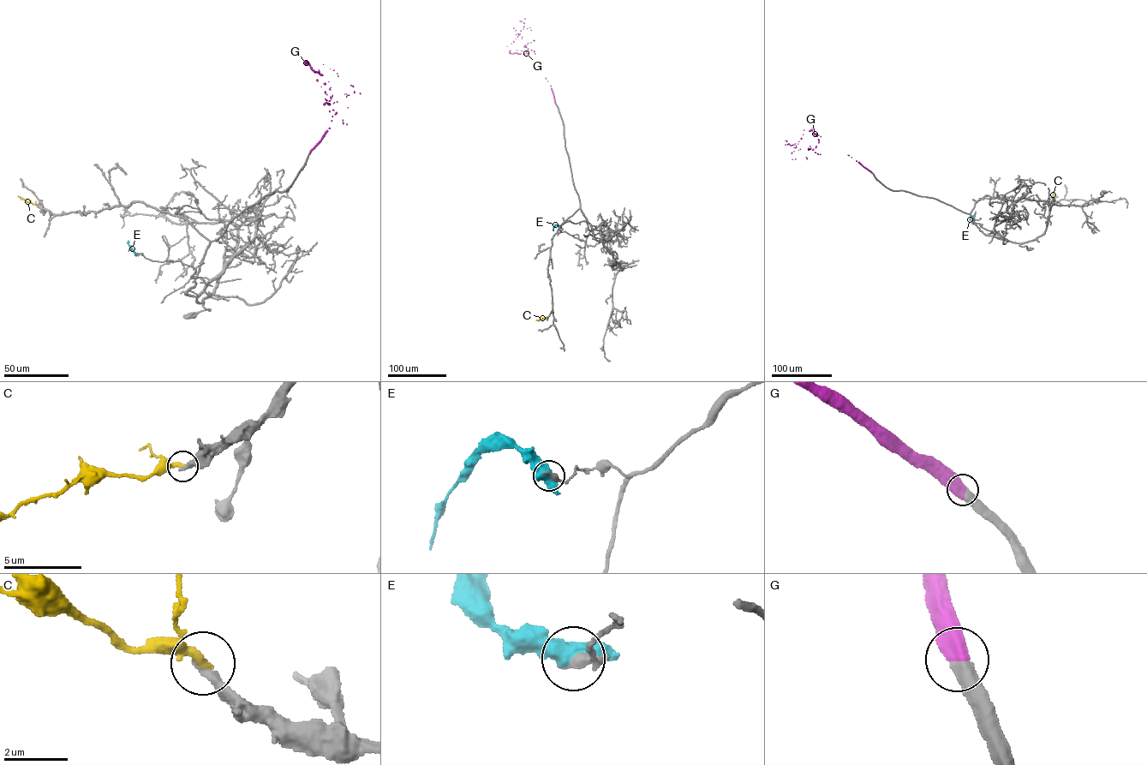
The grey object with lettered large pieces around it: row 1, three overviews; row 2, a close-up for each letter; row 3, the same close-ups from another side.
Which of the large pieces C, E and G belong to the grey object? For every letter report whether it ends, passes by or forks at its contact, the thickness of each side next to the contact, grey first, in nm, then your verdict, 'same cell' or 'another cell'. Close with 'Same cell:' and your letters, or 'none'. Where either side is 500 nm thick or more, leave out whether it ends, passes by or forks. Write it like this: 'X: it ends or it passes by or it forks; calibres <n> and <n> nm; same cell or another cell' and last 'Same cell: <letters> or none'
C: it ends; calibres 280 and 320 nm; another cell
E: calibres 320 and 600 nm; another cell
G: calibres 500 and 650 nm; same cell
Same cell: G

